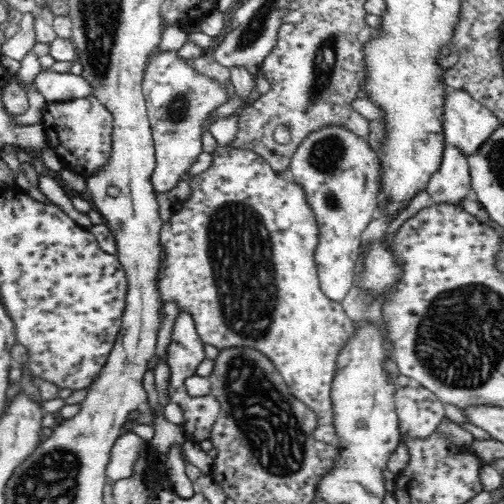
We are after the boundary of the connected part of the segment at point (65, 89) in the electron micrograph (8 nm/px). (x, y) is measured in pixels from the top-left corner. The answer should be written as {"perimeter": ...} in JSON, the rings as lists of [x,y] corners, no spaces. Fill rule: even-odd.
{"perimeter":[[[52,69],[42,70],[34,80],[34,87],[47,102],[65,102],[74,98],[93,96],[92,85],[82,76],[60,74]]]}

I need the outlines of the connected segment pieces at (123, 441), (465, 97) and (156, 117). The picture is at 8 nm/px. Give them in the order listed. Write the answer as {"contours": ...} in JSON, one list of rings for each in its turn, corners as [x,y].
{"contours":[[[[123,432],[111,448],[110,460],[106,462],[105,475],[115,481],[132,476],[134,474],[132,466],[138,458],[142,442],[143,439],[135,433]]],[[[444,92],[442,126],[445,140],[470,155],[502,125],[499,119],[469,92]]],[[[158,50],[150,56],[142,87],[154,141],[155,166],[151,184],[155,192],[167,193],[178,186],[181,177],[202,154],[202,124],[230,97],[225,84],[200,74],[190,61],[182,59],[174,50]]]]}

